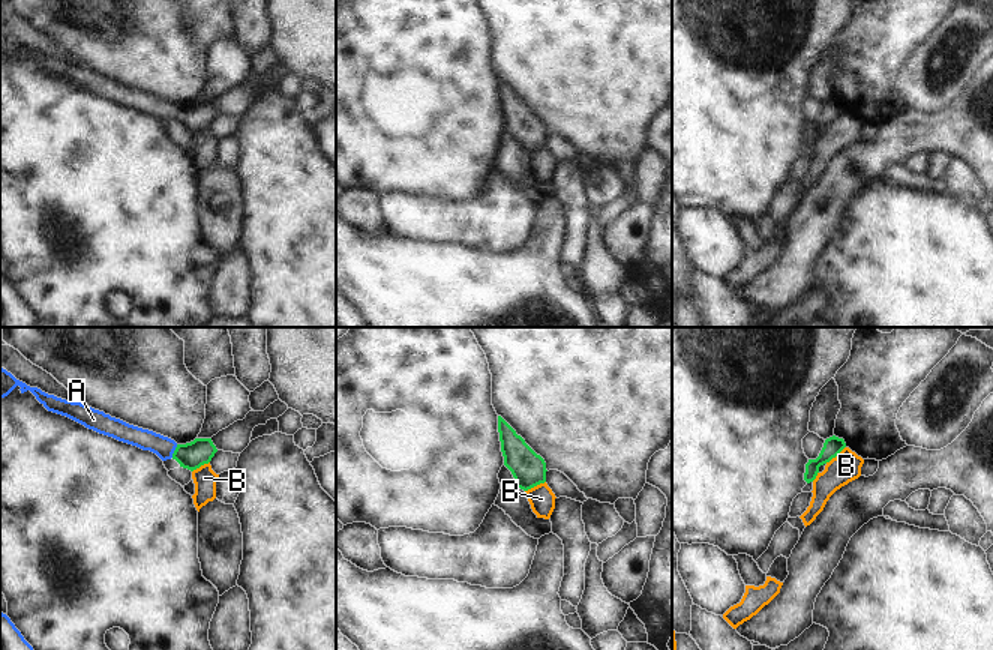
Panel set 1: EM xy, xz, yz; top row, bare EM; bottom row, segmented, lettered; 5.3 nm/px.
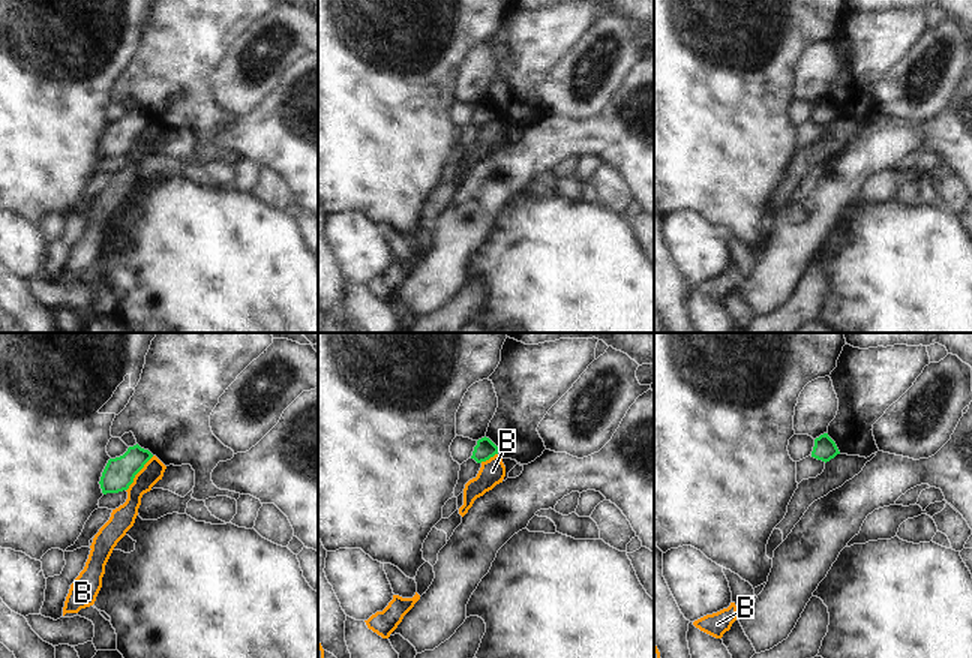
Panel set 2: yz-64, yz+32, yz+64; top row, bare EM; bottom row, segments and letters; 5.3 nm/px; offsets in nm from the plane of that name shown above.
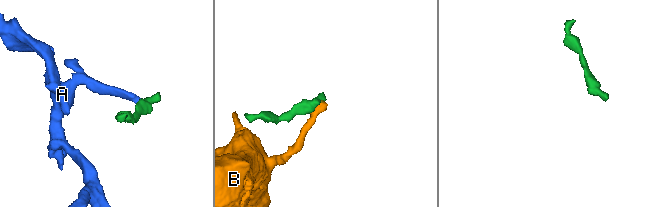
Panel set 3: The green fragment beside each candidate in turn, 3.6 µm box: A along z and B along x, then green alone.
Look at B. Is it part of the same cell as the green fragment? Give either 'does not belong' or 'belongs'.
does not belong

